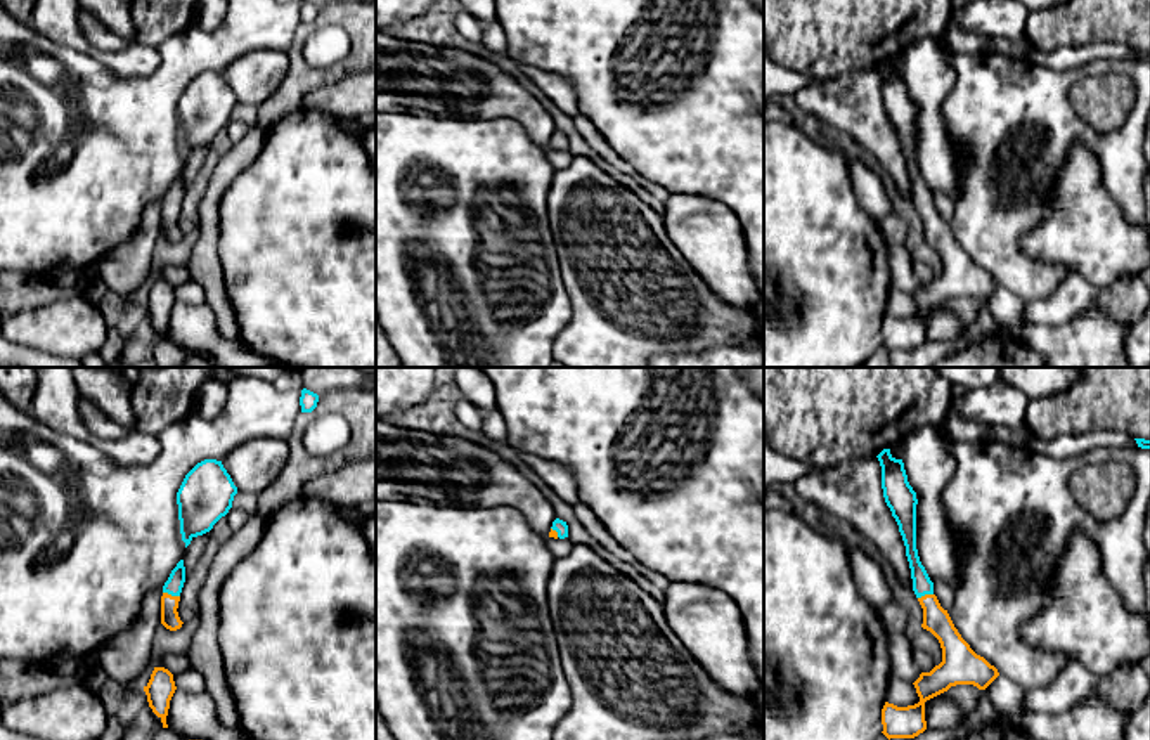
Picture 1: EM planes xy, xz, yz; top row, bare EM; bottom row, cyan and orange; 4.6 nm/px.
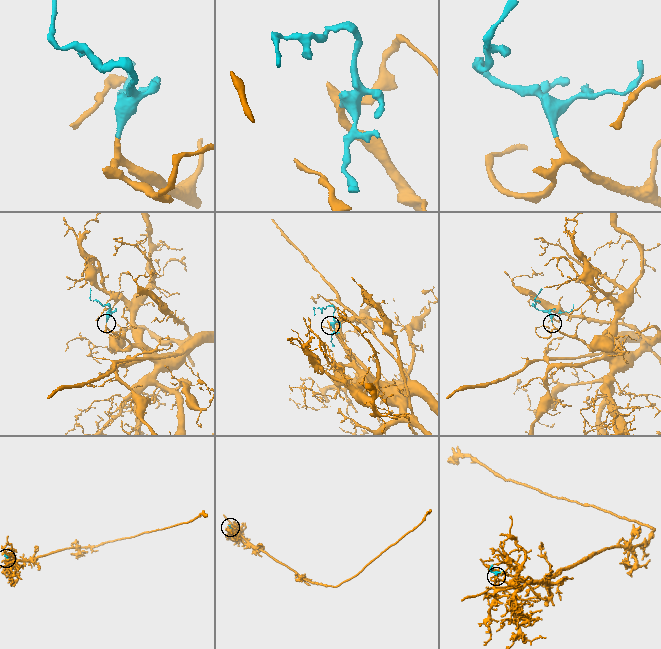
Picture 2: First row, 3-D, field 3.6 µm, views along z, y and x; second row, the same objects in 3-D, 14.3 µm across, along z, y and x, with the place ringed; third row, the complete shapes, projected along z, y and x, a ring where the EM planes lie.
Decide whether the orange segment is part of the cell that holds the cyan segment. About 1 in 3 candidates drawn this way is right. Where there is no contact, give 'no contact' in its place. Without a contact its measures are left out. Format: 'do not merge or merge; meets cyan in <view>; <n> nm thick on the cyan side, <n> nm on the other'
merge; meets cyan in xy; 80 nm thick on the cyan side, 90 nm on the other

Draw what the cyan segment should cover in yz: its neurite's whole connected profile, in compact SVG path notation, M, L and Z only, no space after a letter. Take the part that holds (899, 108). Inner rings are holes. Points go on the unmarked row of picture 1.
M890 61L878 68L882 78L882 101L887 118L899 137L911 180L913 203L923 220L921 239L940 255L942 274L930 284L921 284L913 295L920 314L897 319L885 314L882 321L883 347L890 350L914 350L927 341L925 314L956 296L973 296L985 302L998 288L998 281L977 267L954 239L947 222L934 206L934 194L920 173L916 161L916 104L908 94L902 71L895 71Z

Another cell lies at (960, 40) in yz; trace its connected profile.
M953 21L944 26L942 38L954 54L977 54L987 47L984 36L966 31Z

